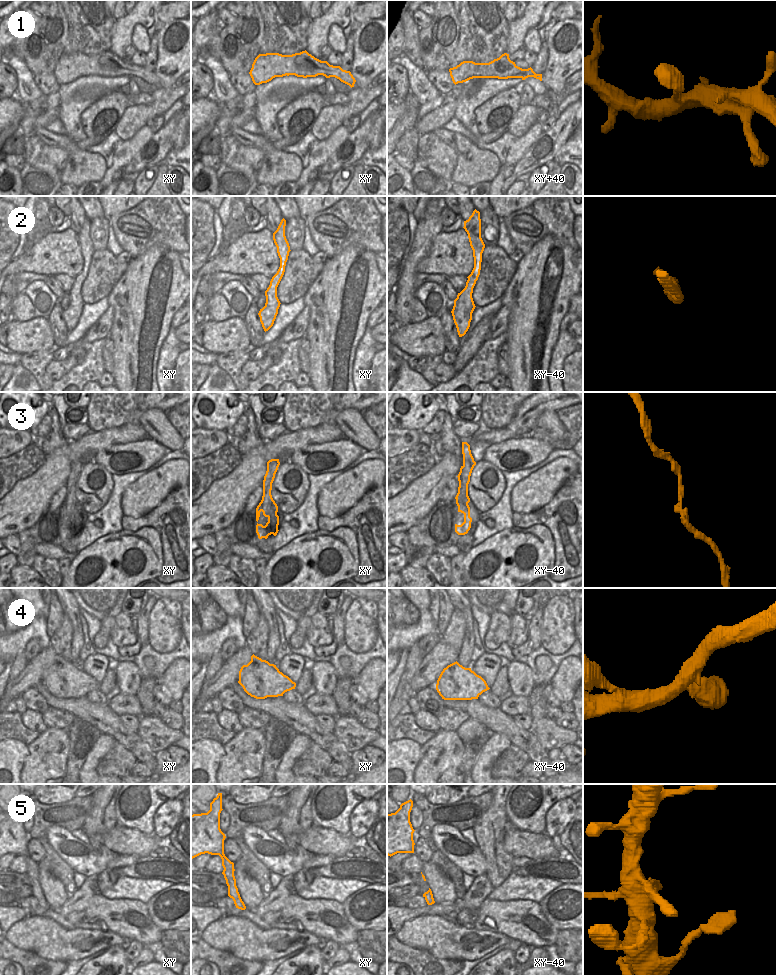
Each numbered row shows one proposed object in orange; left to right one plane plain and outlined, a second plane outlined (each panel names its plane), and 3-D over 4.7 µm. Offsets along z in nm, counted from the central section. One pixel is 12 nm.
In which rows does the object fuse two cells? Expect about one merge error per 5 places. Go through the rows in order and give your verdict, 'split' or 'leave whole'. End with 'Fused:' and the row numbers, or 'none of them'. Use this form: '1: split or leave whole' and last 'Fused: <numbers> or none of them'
1: leave whole
2: leave whole
3: leave whole
4: leave whole
5: leave whole
Fused: none of them

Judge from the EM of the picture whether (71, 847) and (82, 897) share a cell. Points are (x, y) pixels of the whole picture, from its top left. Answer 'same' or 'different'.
different

